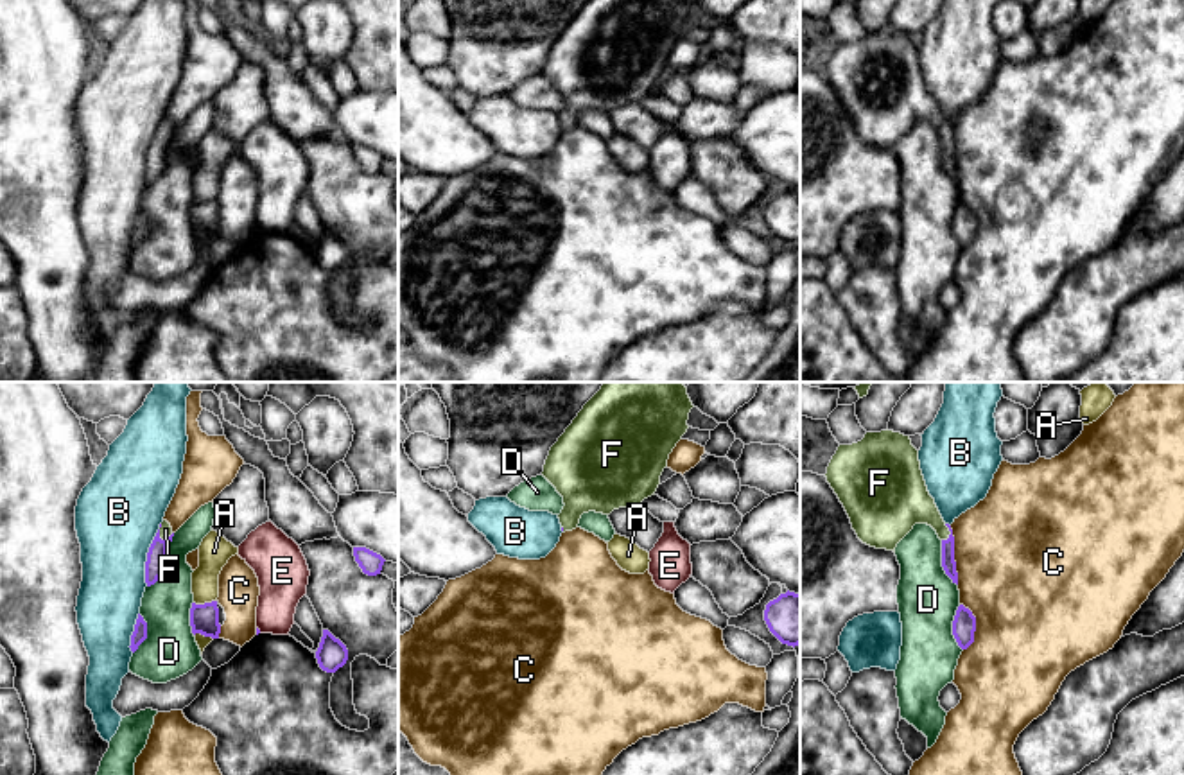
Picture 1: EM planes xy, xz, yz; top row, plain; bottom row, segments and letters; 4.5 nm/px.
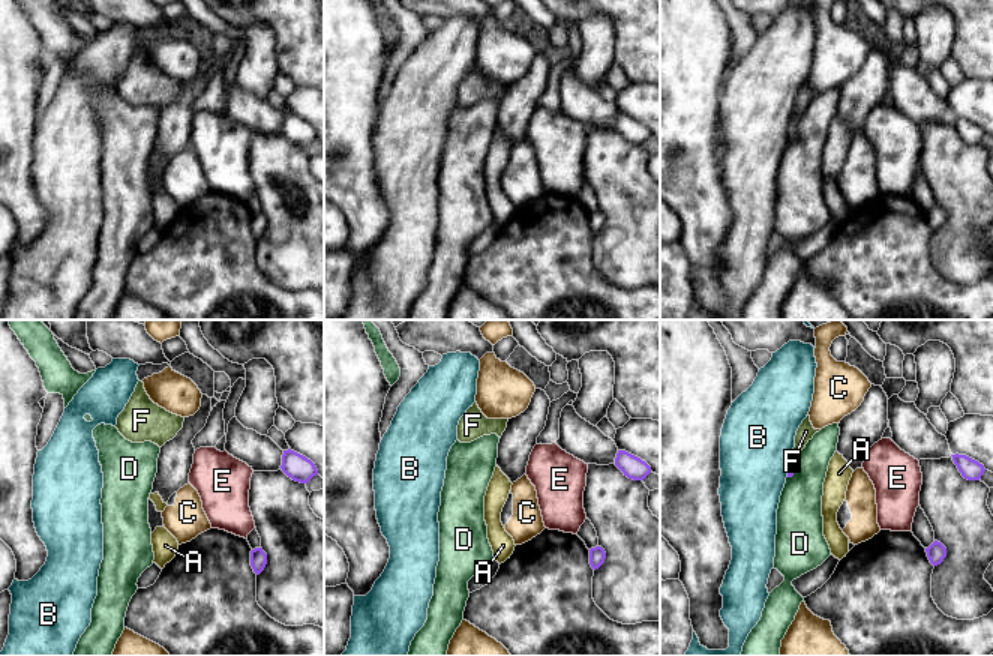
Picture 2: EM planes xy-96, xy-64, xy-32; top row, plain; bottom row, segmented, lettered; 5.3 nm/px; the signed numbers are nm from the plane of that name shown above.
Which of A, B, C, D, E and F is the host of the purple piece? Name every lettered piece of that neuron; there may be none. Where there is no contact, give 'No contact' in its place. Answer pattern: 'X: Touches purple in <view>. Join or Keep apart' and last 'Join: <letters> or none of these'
A: Touches purple in xy. Keep apart
B: Touches purple in xy. Keep apart
C: Touches purple in yz. Keep apart
D: Touches purple in xy. Keep apart
E: Touches purple in xy. Keep apart
F: Touches purple in yz. Join
Join: F

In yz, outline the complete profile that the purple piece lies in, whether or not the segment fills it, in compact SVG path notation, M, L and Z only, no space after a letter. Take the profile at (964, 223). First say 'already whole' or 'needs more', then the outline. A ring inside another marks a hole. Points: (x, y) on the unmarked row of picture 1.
already whole | M963 203L958 205L953 219L953 233L962 248L974 240L976 215Z

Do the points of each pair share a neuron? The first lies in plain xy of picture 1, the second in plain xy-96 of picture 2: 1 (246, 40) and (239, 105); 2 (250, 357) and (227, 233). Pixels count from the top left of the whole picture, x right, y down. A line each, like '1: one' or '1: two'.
1: one
2: one

